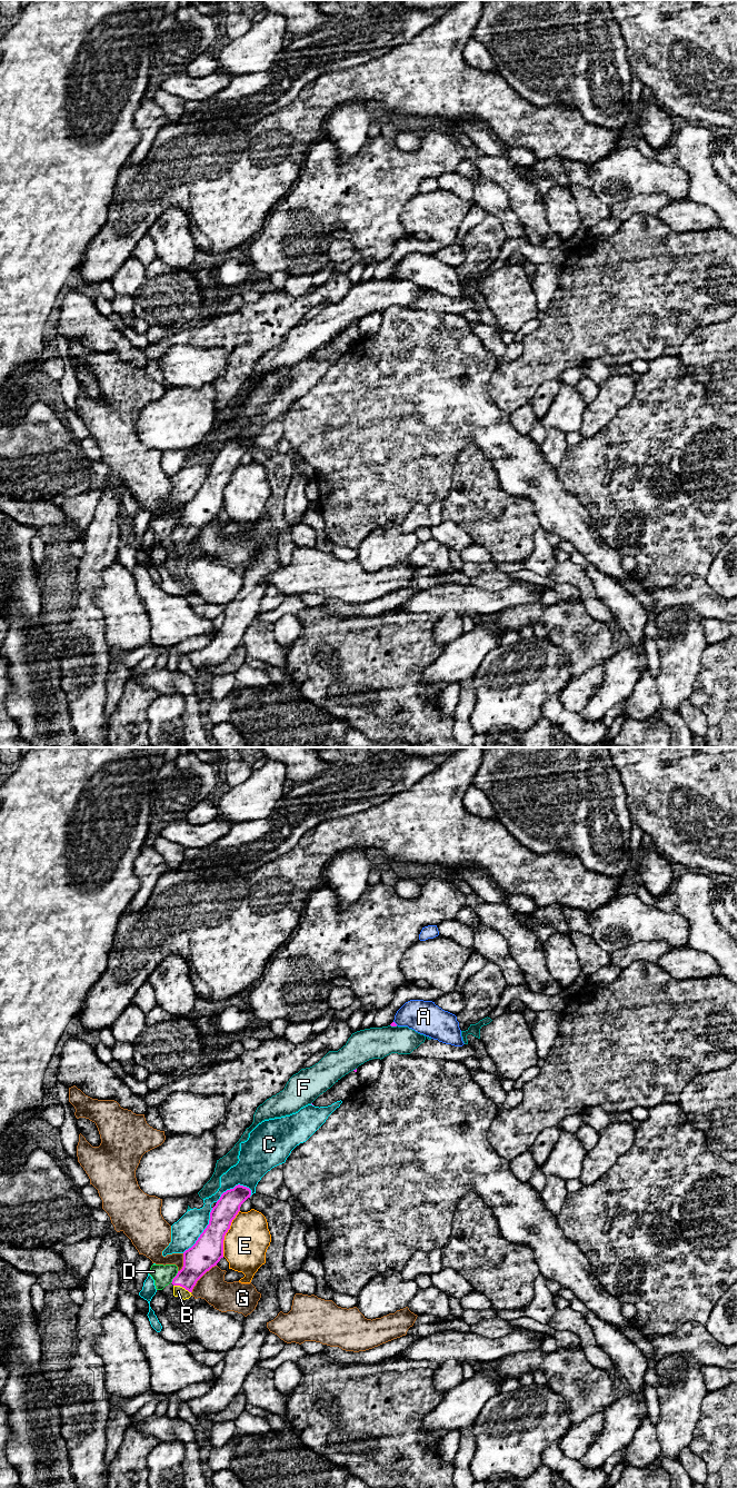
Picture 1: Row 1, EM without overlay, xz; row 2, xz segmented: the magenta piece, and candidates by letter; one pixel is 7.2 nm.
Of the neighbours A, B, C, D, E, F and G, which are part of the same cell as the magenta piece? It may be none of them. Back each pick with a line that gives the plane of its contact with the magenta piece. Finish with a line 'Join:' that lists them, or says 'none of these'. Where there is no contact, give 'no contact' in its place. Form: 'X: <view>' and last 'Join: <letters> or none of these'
B: xz
Join: B

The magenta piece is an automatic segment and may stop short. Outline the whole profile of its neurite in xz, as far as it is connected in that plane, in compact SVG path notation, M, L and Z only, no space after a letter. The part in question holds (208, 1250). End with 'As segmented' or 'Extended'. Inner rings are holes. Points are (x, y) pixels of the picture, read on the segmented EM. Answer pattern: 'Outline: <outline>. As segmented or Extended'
Outline: M236 1186L233 1189L227 1190L217 1201L210 1212L210 1220L207 1228L200 1234L196 1243L183 1252L183 1267L172 1279L173 1296L183 1300L189 1299L197 1281L212 1267L217 1266L223 1258L223 1240L230 1229L232 1220L240 1211L241 1204L251 1196L251 1190L243 1186Z. Extended

